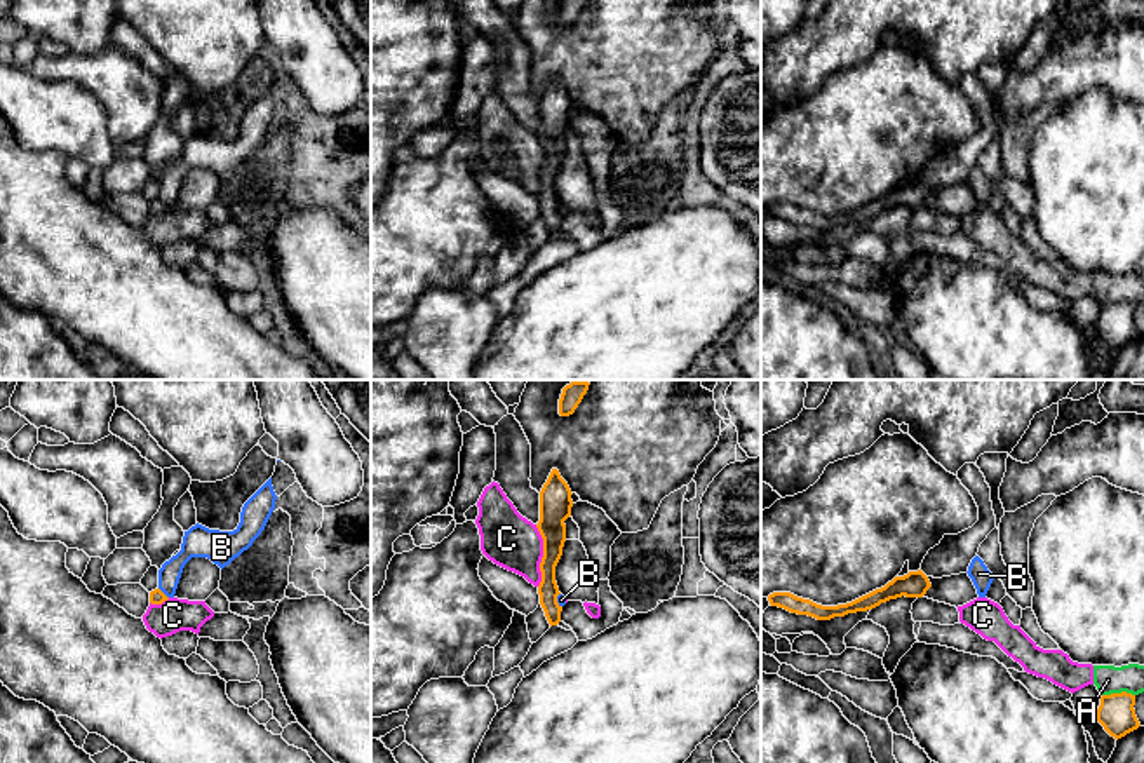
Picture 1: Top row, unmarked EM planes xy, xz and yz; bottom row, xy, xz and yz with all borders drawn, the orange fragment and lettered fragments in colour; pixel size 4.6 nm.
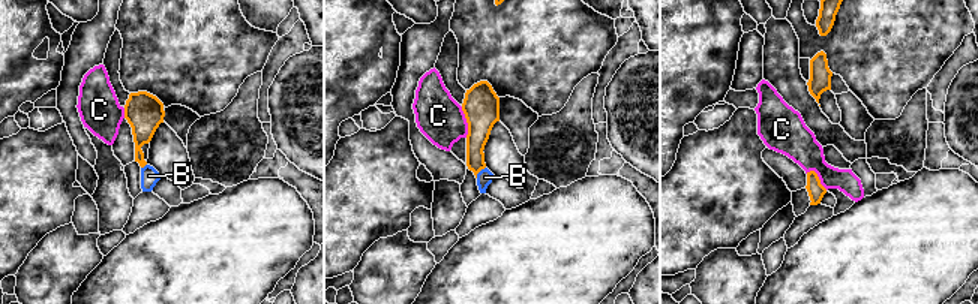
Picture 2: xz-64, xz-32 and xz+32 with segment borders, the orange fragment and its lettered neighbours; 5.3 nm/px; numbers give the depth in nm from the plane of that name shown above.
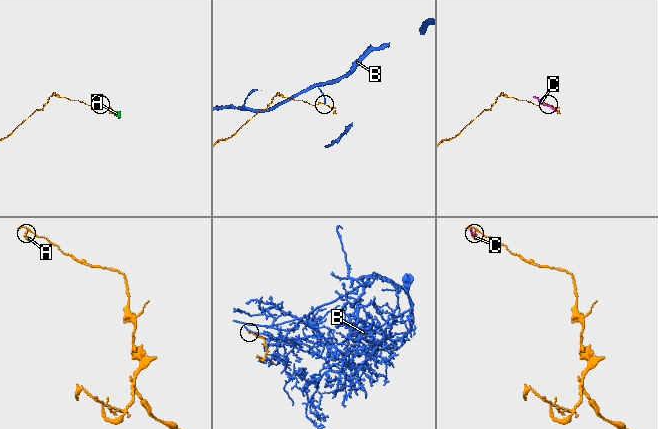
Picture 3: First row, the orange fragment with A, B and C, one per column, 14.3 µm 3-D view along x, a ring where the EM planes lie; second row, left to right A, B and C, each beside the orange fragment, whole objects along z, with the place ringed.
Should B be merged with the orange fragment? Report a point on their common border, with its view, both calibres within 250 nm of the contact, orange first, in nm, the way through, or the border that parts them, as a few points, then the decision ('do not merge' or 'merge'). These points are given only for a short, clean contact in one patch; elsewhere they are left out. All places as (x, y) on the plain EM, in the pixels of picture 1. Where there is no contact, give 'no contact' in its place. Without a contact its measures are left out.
meets orange in xy at (162, 202); 70 nm thick on the orange side, 100 nm on the other; border along xy (159, 197), (168, 208); do not merge

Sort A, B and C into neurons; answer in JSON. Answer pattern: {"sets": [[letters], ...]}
{"sets": [["A", "C"], ["B"]]}

